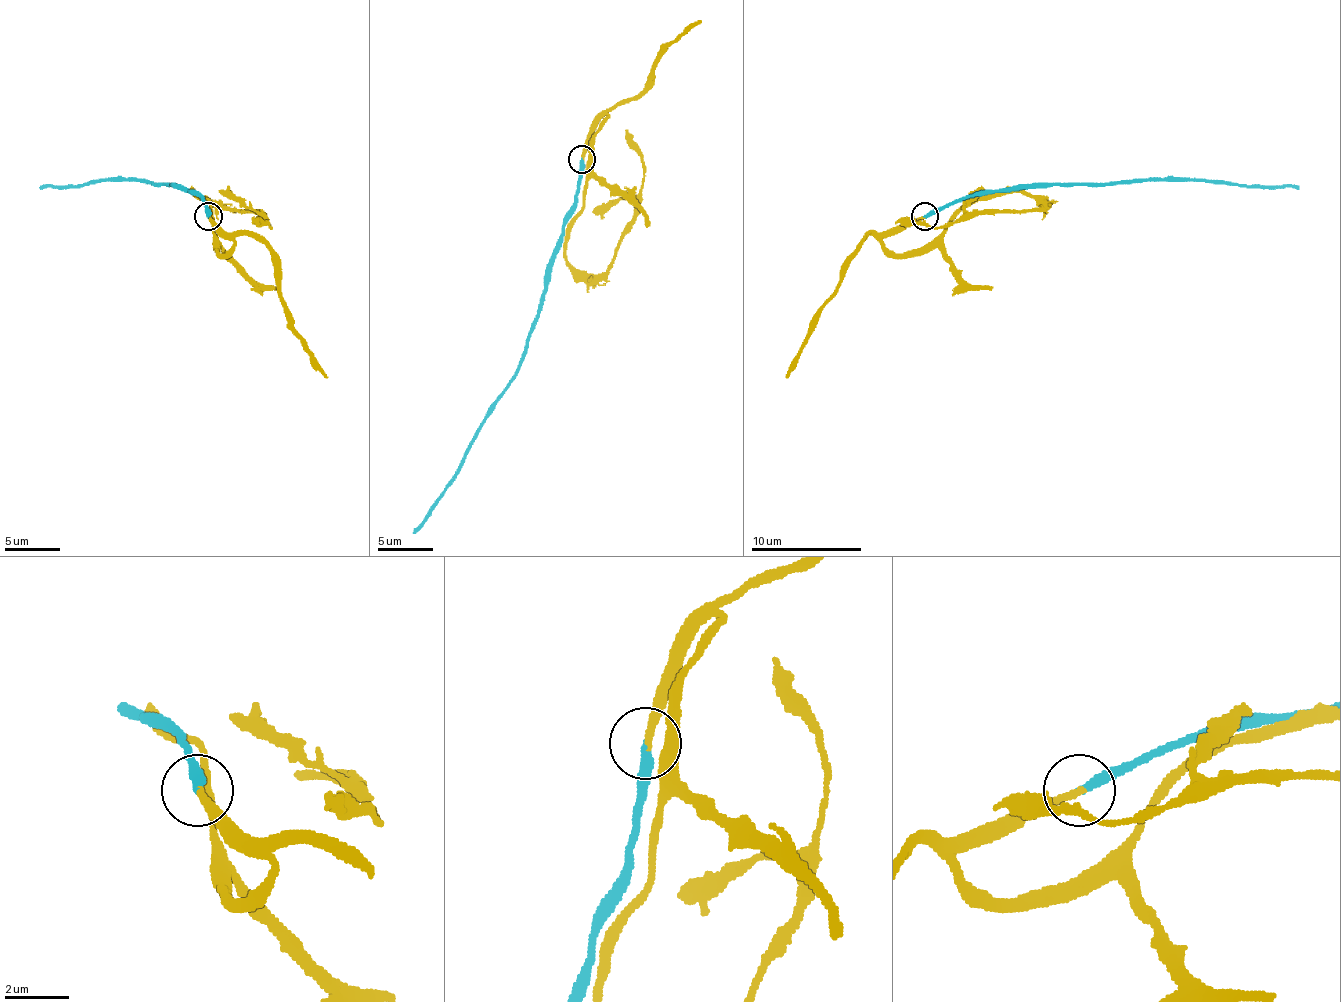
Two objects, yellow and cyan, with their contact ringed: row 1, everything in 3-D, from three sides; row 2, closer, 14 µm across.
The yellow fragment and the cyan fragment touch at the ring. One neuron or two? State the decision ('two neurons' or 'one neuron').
one neuron

